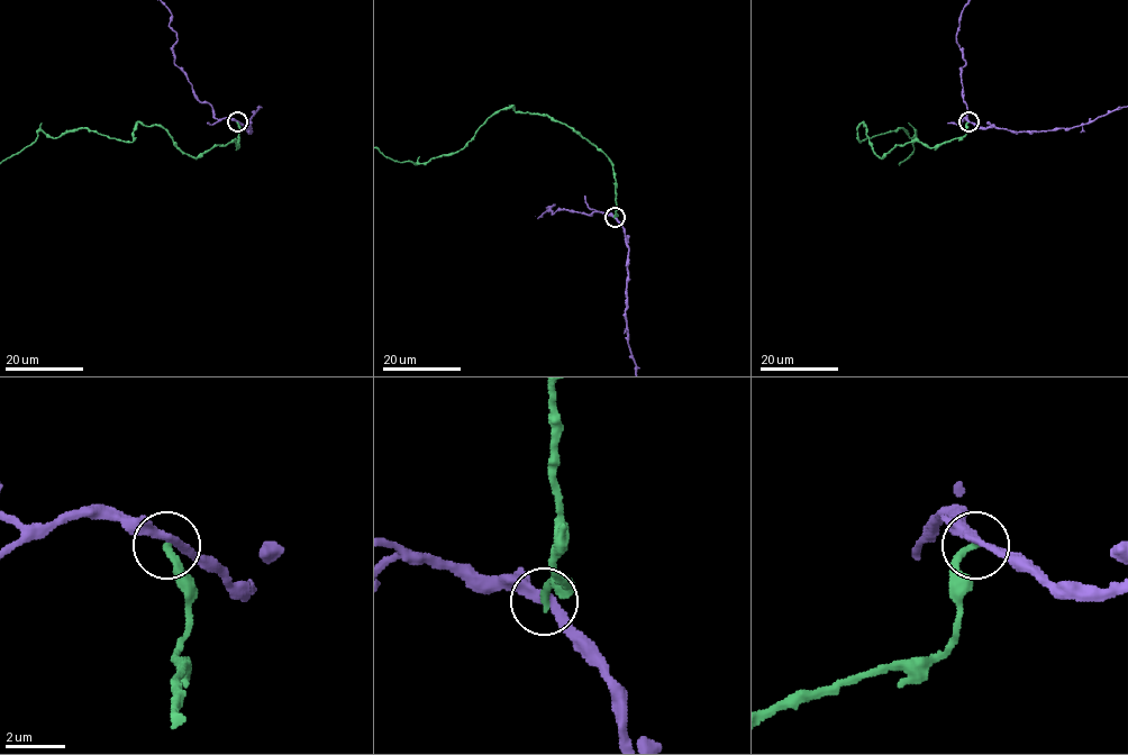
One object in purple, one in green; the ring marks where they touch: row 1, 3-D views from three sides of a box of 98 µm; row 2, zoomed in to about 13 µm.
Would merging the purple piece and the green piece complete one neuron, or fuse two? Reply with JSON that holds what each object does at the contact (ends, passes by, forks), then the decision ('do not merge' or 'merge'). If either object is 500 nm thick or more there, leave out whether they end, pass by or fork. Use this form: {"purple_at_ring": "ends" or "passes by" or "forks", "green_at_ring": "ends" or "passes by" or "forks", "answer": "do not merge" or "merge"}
{"purple_at_ring": "passes by", "green_at_ring": "ends", "answer": "do not merge"}

